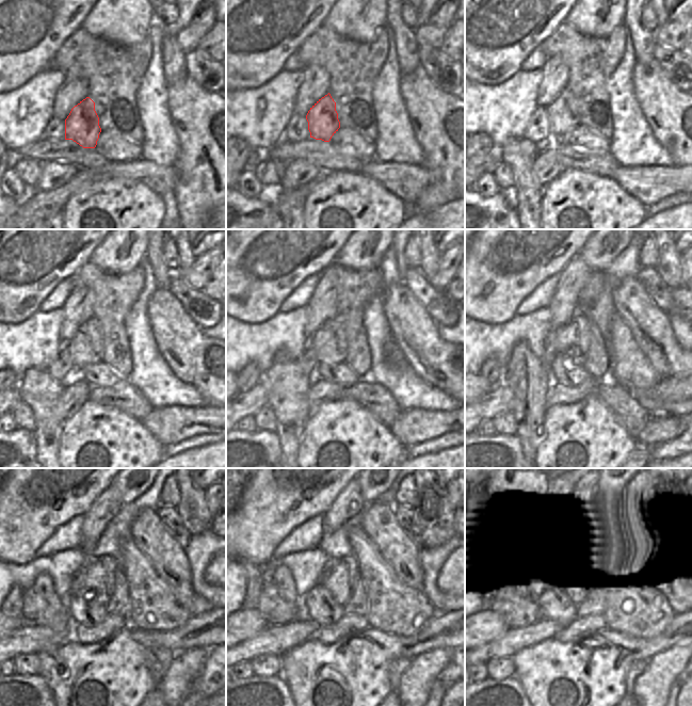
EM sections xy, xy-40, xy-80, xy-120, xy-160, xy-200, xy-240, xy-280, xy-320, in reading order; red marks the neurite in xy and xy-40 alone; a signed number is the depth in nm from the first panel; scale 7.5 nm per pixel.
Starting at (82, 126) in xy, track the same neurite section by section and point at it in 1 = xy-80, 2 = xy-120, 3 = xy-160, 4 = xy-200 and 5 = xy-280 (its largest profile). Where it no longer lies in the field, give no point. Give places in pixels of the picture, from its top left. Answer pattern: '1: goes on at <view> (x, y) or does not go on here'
1: goes on at xy-80 (563, 113)
2: goes on at xy-120 (86, 347)
3: goes on at xy-160 (328, 342)
4: goes on at xy-200 (573, 339)
5: goes on at xy-280 (339, 579)

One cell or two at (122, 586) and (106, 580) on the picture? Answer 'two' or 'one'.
two

